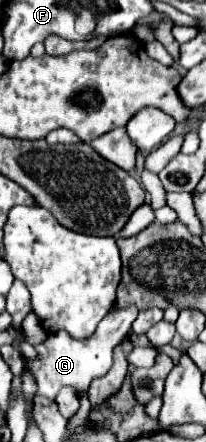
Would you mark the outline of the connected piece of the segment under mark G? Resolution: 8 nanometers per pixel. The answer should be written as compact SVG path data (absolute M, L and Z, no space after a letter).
M114 306L102 318L96 332L86 340L74 340L68 332L50 334L44 344L36 346L40 358L30 360L32 374L36 376L36 382L38 382L38 394L42 394L46 398L56 398L56 394L62 386L72 386L76 390L82 390L82 388L88 388L94 378L104 376L112 366L114 348L118 344L122 344L124 338L128 338L136 316L138 316L138 308L134 308L134 306L130 306L130 308L116 308Z

